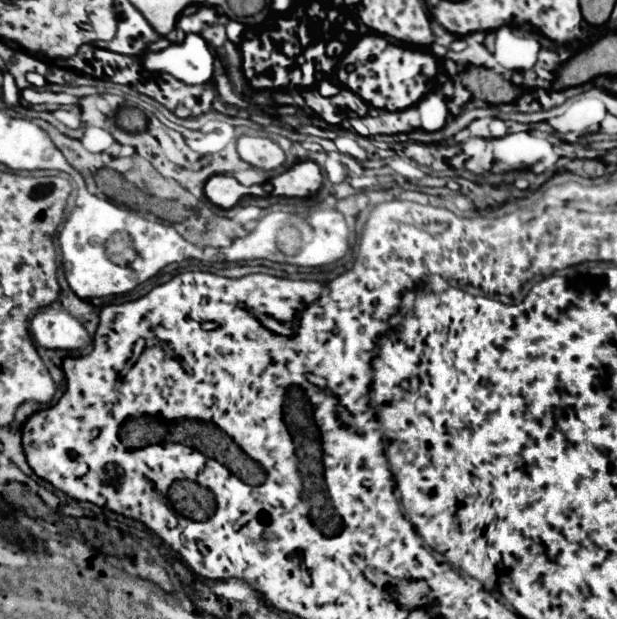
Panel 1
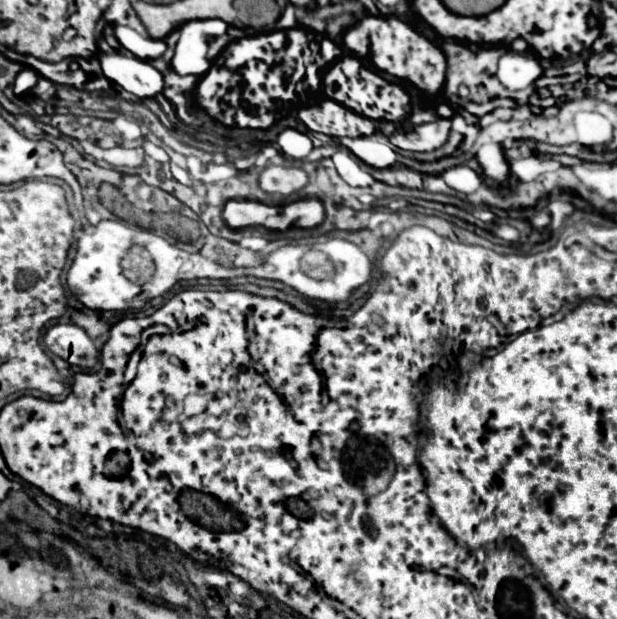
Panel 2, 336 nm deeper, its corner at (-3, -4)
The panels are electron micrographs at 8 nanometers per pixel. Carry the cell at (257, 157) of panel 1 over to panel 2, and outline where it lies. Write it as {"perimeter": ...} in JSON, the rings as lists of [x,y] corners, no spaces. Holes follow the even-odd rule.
{"perimeter":[[[265,167],[259,173],[259,185],[265,193],[279,193],[279,195],[291,195],[301,191],[307,185],[309,177],[303,169],[297,167]]]}

